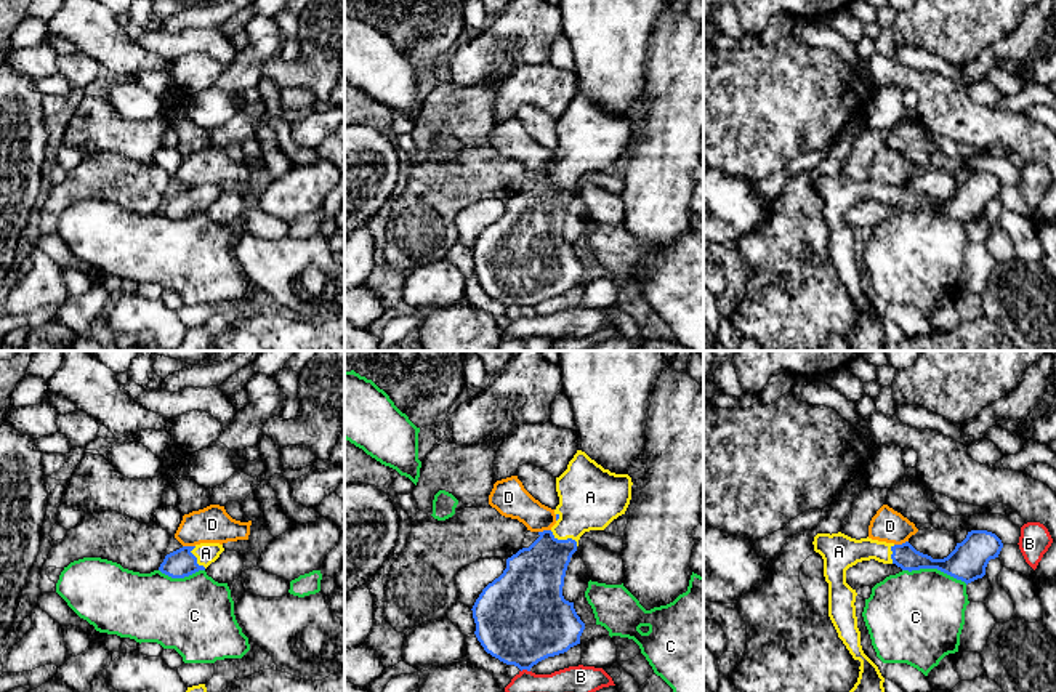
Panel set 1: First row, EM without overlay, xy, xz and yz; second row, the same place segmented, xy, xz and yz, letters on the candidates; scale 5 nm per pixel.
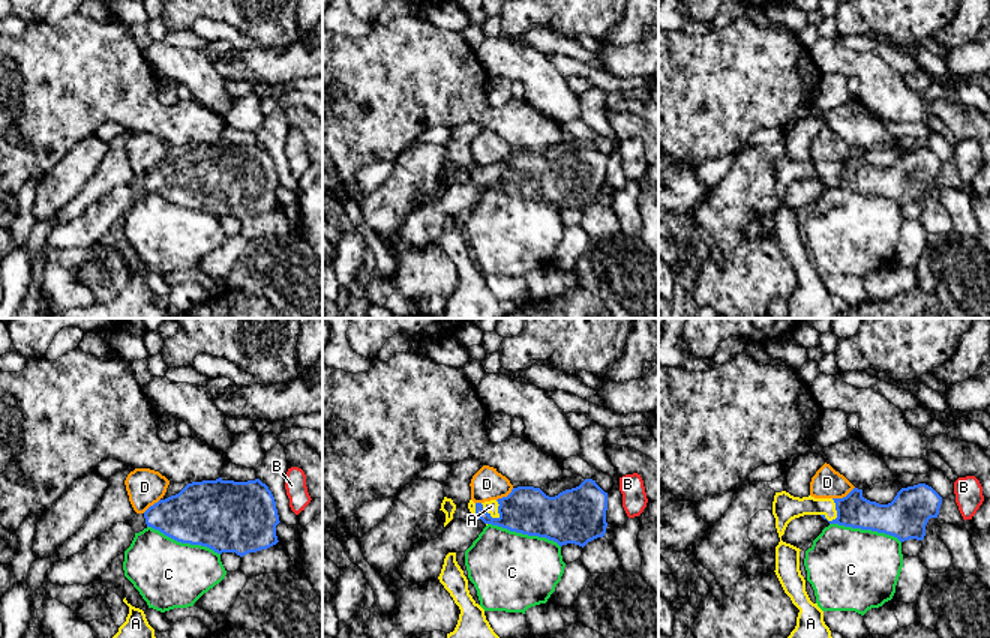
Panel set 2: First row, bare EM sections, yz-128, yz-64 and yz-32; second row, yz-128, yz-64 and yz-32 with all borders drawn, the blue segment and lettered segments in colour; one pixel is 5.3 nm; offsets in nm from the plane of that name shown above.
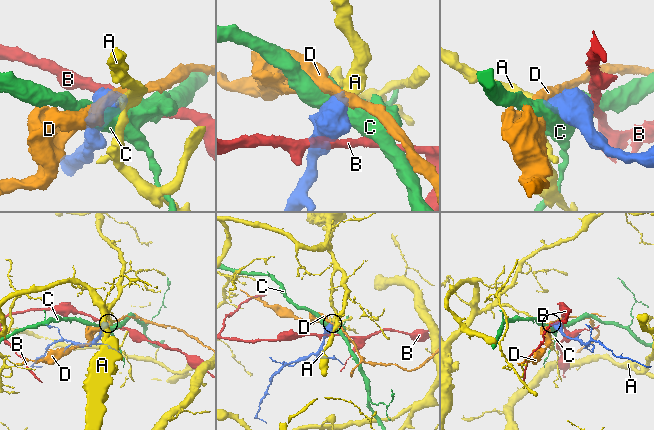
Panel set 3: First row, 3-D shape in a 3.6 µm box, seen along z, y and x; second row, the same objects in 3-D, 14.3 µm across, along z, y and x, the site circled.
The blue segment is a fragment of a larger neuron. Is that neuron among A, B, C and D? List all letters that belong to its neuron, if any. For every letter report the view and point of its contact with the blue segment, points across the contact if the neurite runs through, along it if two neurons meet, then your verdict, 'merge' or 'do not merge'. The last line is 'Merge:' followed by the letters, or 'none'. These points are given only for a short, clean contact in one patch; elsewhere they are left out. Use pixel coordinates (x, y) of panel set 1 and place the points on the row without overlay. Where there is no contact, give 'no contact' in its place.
A: xz (564, 181) | across xz (534, 218), (564, 181), (574, 157), (590, 140) | merge
B: xz (524, 309) | along xz (529, 311), (521, 313) | do not merge
C: yz (935, 209) | do not merge
D: yz (902, 185) | along yz (907, 181), (894, 186) | do not merge
Merge: A

